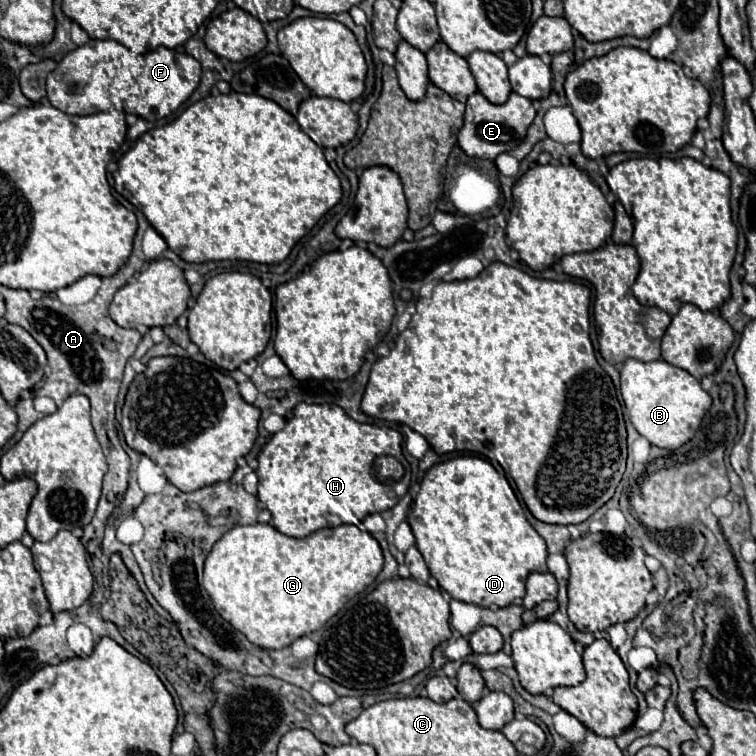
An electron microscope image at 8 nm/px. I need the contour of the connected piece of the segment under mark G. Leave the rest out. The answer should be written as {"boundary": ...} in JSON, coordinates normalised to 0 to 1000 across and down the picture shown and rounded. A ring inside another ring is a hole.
{"boundary":[[[357,693],[310,696],[278,728],[270,743],[267,776],[272,778],[286,810],[333,852],[349,860],[370,860],[392,844],[426,831],[460,794],[497,767],[505,749],[508,735],[503,720],[474,696],[429,698],[405,712],[376,709]]]}

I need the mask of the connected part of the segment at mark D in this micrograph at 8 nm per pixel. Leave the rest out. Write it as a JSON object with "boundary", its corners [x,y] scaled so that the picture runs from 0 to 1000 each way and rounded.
{"boundary":[[[606,603],[574,614],[556,640],[540,690],[550,709],[550,725],[561,735],[569,759],[601,794],[638,804],[667,804],[693,791],[693,772],[701,757],[725,757],[722,717],[696,688],[696,680],[669,630],[656,624],[656,619],[640,606]]]}

